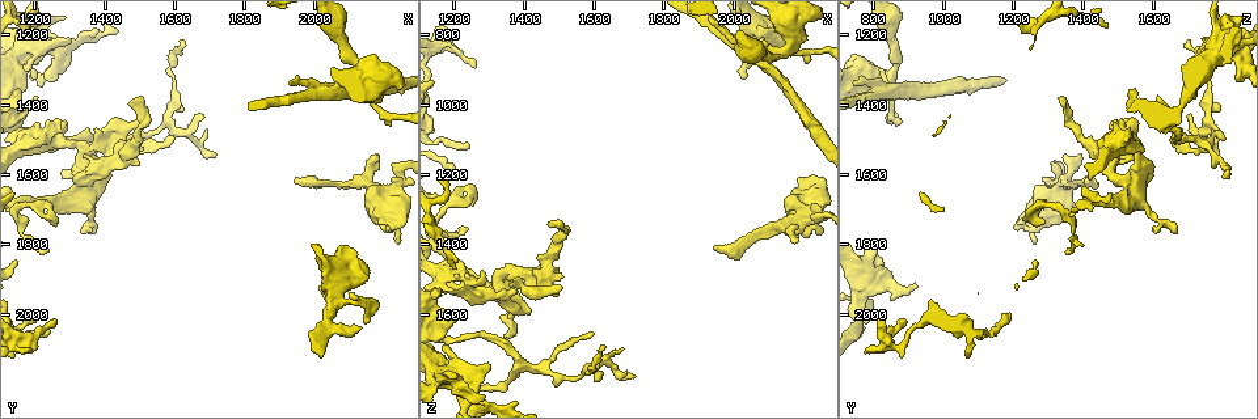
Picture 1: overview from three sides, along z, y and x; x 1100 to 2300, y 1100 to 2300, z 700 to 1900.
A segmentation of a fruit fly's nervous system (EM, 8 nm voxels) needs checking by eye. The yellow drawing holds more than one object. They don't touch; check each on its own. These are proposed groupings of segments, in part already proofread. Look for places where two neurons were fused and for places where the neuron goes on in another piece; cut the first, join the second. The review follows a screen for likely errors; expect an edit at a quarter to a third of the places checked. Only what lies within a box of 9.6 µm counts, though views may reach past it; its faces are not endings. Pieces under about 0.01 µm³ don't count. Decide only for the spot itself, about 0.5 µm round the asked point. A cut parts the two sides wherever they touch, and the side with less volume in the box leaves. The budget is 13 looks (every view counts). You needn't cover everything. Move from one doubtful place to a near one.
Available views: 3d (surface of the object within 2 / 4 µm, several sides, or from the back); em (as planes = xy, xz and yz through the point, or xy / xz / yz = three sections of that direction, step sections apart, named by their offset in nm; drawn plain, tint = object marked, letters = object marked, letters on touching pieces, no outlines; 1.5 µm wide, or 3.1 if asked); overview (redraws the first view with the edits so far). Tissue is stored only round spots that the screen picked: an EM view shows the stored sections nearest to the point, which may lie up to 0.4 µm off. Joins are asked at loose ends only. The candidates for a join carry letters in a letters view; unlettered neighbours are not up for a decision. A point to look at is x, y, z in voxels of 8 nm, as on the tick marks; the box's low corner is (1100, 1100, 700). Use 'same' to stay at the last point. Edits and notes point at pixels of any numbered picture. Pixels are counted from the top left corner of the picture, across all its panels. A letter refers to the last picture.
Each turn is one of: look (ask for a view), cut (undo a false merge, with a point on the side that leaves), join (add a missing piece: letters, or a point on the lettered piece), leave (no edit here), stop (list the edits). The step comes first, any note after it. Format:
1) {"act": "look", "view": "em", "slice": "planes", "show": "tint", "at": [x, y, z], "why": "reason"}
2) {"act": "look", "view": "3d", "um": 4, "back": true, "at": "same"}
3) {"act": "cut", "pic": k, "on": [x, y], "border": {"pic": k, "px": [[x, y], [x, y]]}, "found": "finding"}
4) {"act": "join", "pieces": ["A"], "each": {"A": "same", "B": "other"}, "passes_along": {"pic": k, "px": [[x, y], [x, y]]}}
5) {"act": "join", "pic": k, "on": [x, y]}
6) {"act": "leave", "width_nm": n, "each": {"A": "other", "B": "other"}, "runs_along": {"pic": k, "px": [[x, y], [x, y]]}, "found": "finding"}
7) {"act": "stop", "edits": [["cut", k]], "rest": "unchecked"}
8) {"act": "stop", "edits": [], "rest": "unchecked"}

{"act": "look", "view": "em", "slice": "yz", "step": 8, "show": "plain", "at": [1260, 2020, 890], "why": "branch stops here"}

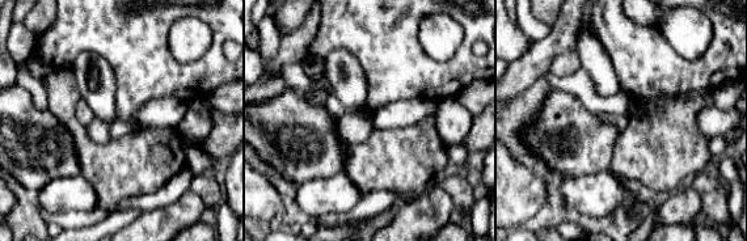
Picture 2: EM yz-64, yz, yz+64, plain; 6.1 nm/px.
{"act": "look", "view": "em", "slice": "yz", "step": 8, "show": "letters", "at": "same", "why": "see the neighbours"}

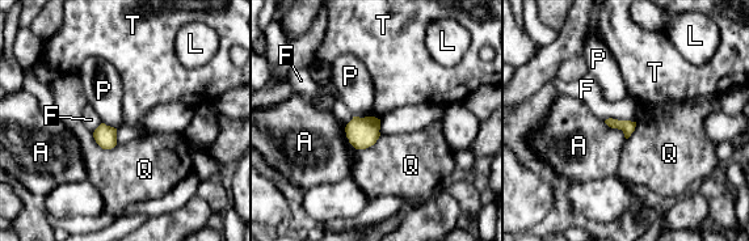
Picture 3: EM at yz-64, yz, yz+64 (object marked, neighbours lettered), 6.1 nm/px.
{"act": "leave", "each": {"A": "other", "F": "other", "L": "other", "P": "other", "Q": "other", "T": "other"}, "border": {"pic": 3, "px": [[605, 119], [614, 118], [635, 122]]}, "found": "none of them fits"}

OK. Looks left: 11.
{"act": "look", "view": "em", "slice": "xy", "step": 8, "show": "letters", "at": [2030, 1930, 920], "why": "an open end"}

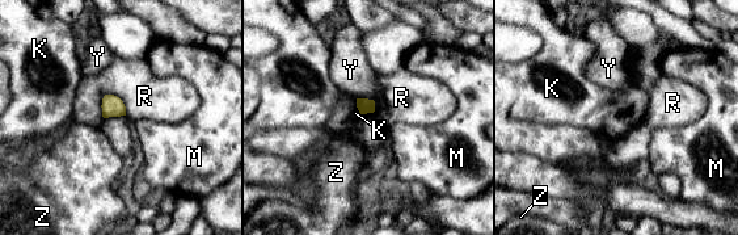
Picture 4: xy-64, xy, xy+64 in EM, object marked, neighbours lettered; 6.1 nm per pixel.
{"act": "leave", "each": {"K": "other", "M": "other", "R": "other", "Y": "other", "Z": "other"}, "border": {"pic": 4, "px": [[355, 99], [355, 106], [361, 113]]}, "found": "no lettered piece goes on from it"}

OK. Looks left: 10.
{"act": "look", "view": "3d", "um": 4, "at": [2250, 1790, 1260], "why": "free end"}

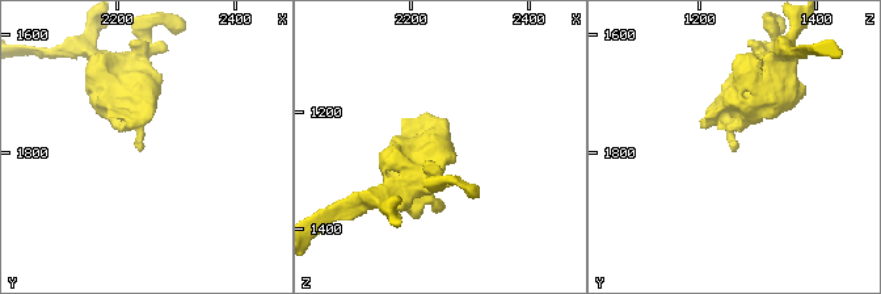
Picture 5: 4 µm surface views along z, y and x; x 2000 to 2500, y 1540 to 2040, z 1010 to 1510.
{"act": "look", "view": "em", "slice": "planes", "show": "letters", "at": [2245, 1795, 1260], "why": "now the EM"}

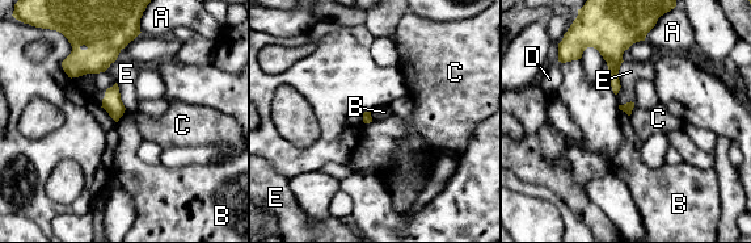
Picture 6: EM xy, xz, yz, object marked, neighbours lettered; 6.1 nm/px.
{"act": "leave", "longest_contact_nm": ["E", 220], "each": {"A": "other", "B": "other", "C": "other", "D": "other", "E": "other"}, "border": {"pic": 6, "px": [[126, 109], [117, 122]]}, "found": "none of them fits"}

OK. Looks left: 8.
{"act": "look", "view": "3d", "um": 4, "back": true, "at": [2180, 1540, 1390], "why": "an open end"}

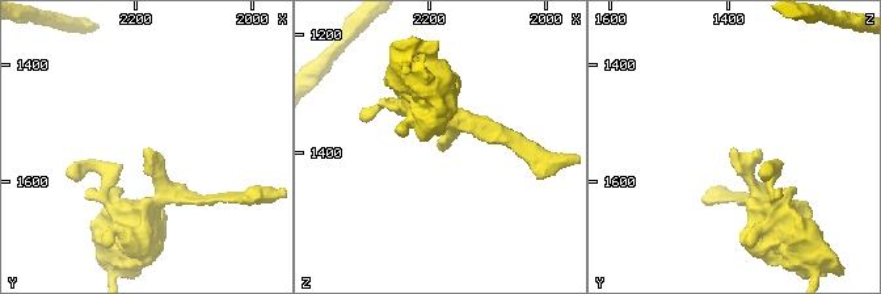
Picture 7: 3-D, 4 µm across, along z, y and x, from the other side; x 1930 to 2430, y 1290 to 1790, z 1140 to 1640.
{"act": "look", "view": "em", "slice": "planes", "show": "tint", "at": [2175, 1540, 1390]}

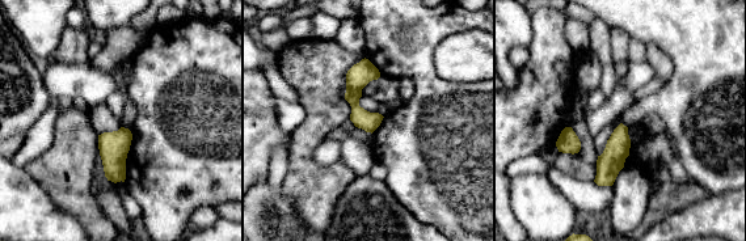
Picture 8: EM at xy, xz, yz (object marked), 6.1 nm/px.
{"act": "look", "view": "em", "slice": "planes", "show": "letters", "at": "same"}

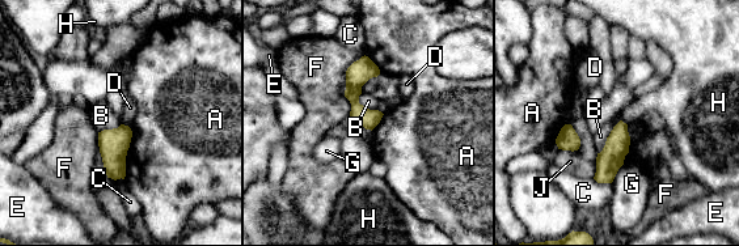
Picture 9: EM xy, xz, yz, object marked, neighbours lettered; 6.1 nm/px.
{"act": "leave", "width_nm": 120, "each": {"A": "other", "B": "other", "C": "other", "D": "other", "E": "other", "F": "other", "G": "other", "H": "other", "J": "other"}, "runs_along": {"pic": 9, "px": [[364, 59], [354, 102], [370, 126]]}, "found": "no lettered piece goes on from it"}

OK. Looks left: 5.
{"act": "look", "view": "3d", "um": 4, "at": [1950, 1630, 1410], "why": "an open end"}

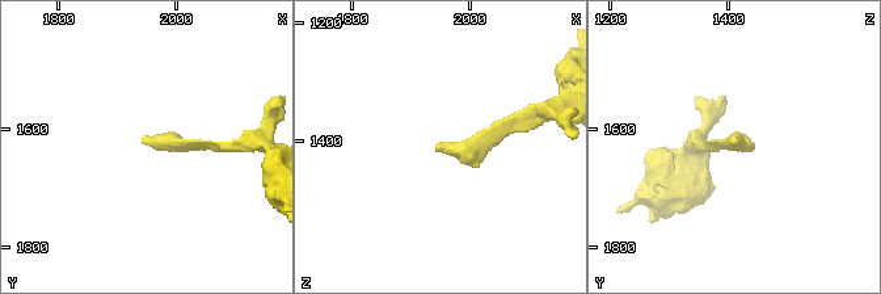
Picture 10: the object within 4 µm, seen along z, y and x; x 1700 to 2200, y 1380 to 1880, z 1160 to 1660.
{"act": "look", "view": "em", "slice": "planes", "show": "tint", "at": [1945, 1625, 1415], "why": "need the tissue"}

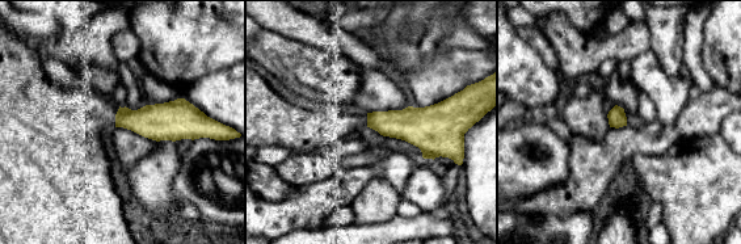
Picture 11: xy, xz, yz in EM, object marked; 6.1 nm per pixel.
{"act": "look", "view": "em", "slice": "planes", "show": "letters", "at": "same", "why": "see the neighbours"}

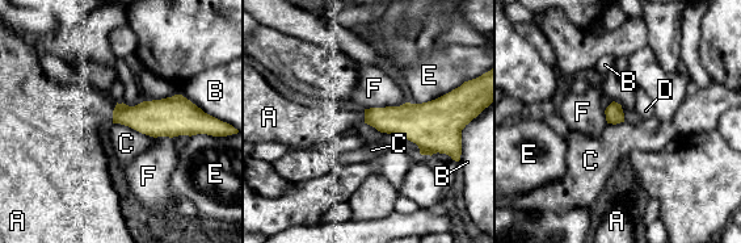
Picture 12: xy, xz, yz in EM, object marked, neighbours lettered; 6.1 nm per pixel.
{"act": "join", "pieces": ["A"], "longest_contact_nm": ["C", 280], "each": {"A": "same", "B": "other", "C": "other", "D": "other", "E": "other", "F": "other"}, "found": "the neuron continues"}

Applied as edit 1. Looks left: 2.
{"act": "stop", "edits": [["join", 12]], "rest": "unchecked"}

